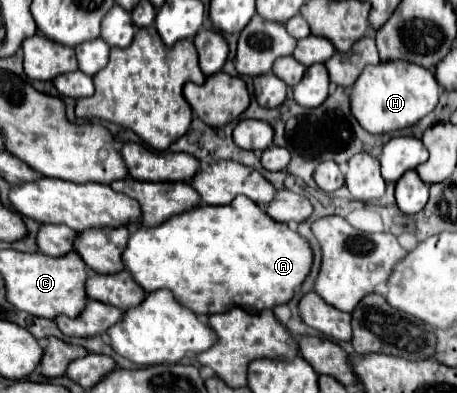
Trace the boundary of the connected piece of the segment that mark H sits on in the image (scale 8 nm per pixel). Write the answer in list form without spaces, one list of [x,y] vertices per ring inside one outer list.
[[[388,60],[366,66],[350,90],[350,112],[358,124],[370,134],[386,134],[414,126],[420,118],[430,114],[440,96],[440,84],[434,74],[408,60]]]

